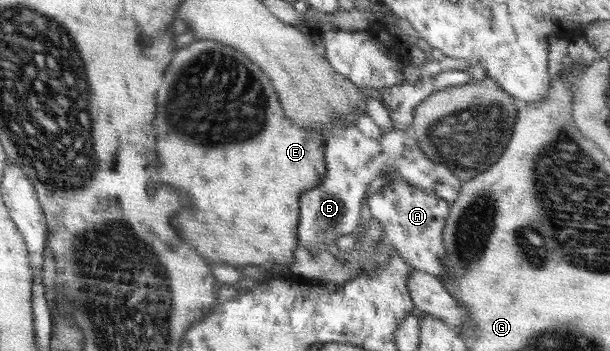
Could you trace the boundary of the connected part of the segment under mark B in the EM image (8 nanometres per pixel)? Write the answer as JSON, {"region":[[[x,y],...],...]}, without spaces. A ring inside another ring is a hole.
{"region":[[[334,122],[325,143],[324,160],[326,160],[326,175],[322,177],[322,183],[314,185],[312,189],[308,189],[304,195],[300,196],[300,219],[298,219],[297,233],[298,243],[301,247],[310,249],[311,246],[316,246],[320,253],[329,252],[331,246],[335,246],[336,239],[341,235],[348,235],[356,231],[365,197],[373,189],[373,186],[381,181],[381,176],[384,173],[393,176],[393,171],[399,171],[396,176],[398,179],[404,179],[410,185],[416,185],[426,193],[434,193],[436,197],[440,197],[450,204],[458,197],[461,190],[462,182],[454,177],[454,174],[446,166],[430,161],[422,152],[410,130],[393,130],[380,138],[365,140],[363,134],[355,126],[349,125],[348,122]]]}

